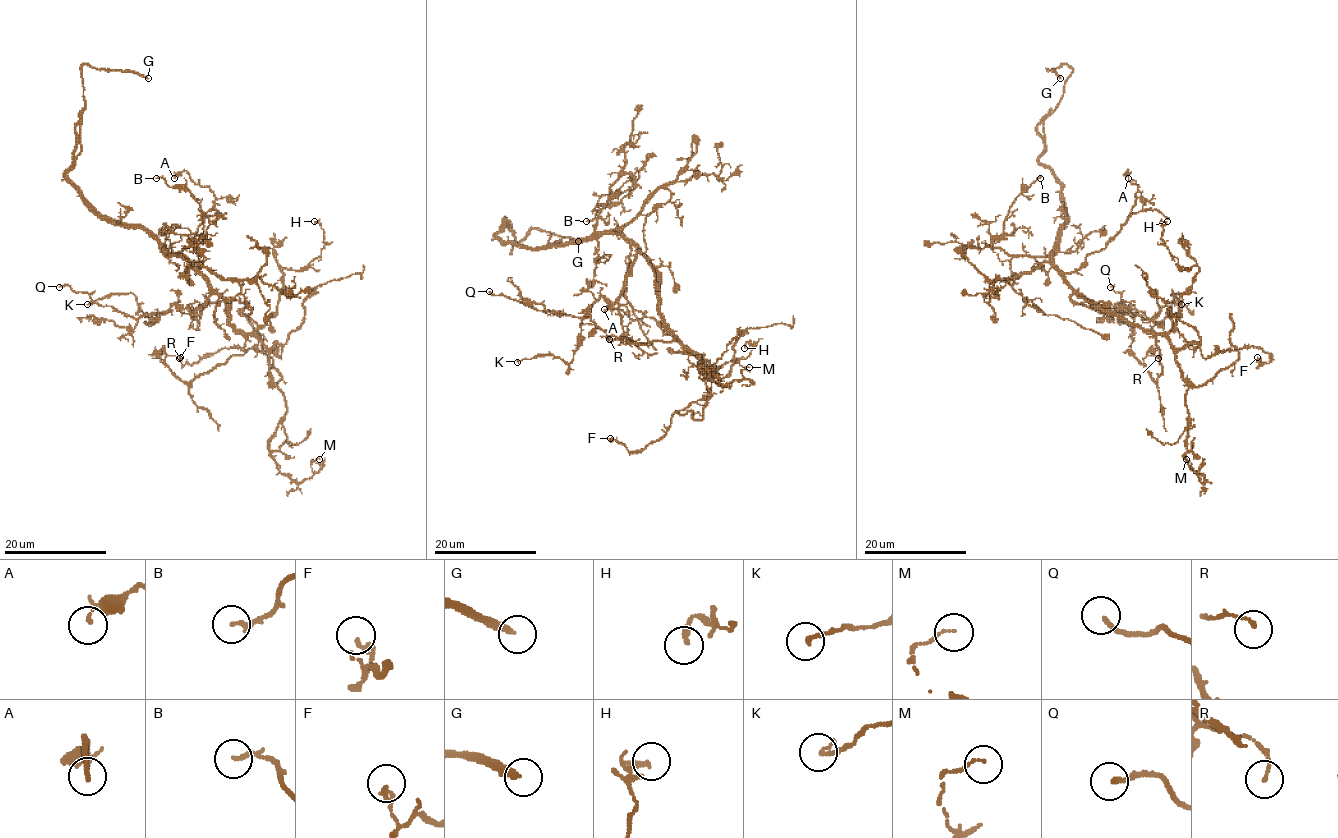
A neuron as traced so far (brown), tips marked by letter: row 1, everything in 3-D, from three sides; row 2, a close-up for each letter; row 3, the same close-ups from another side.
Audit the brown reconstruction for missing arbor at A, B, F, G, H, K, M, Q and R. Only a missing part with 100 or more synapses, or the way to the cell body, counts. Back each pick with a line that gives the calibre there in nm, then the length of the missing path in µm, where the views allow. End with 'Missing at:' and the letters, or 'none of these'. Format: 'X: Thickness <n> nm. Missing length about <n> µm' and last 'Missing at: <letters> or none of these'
G: Thickness 220 nm. Missing length about 25 µm
Missing at: G

